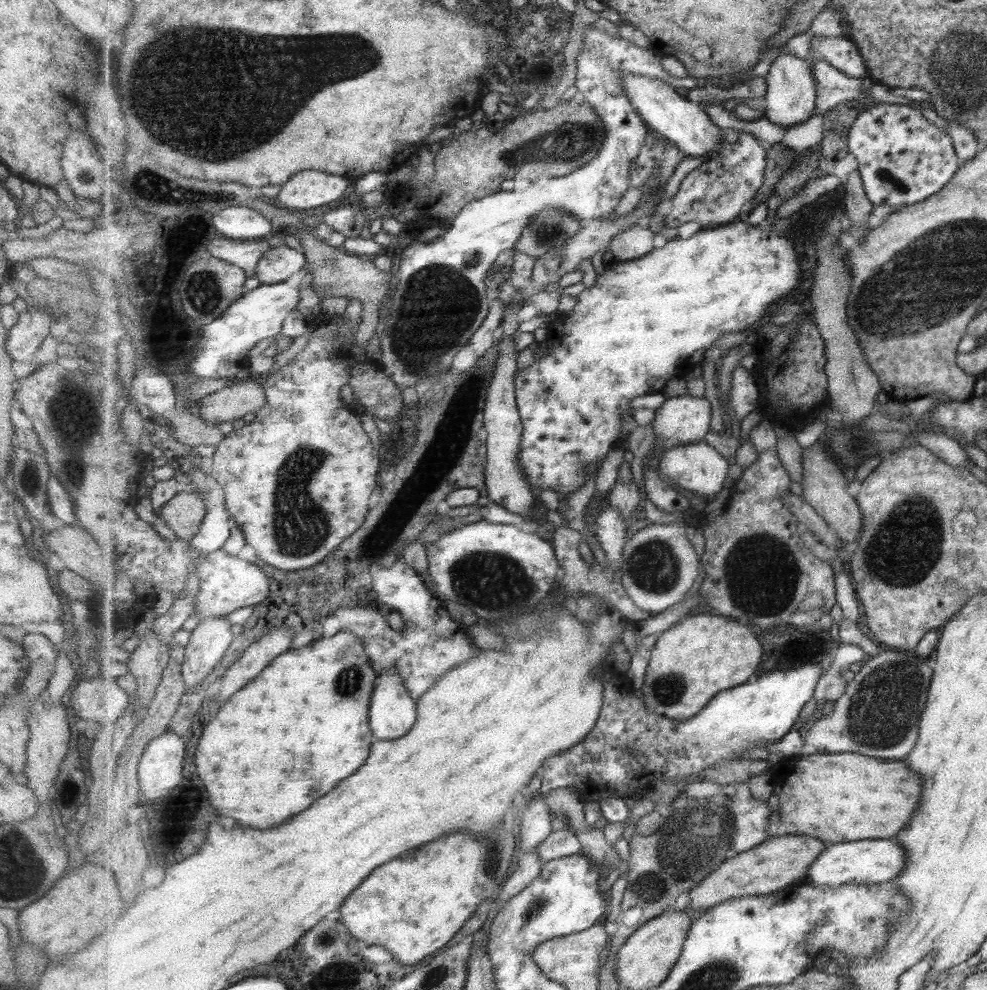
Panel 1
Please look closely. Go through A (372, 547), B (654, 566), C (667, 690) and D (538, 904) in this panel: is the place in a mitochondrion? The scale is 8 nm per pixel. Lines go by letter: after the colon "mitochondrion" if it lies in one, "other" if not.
A: other
B: mitochondrion
C: mitochondrion
D: mitochondrion

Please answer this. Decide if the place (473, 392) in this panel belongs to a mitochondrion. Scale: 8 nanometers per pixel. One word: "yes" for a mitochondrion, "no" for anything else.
yes

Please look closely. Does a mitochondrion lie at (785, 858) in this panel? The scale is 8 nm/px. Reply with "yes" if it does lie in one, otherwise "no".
no

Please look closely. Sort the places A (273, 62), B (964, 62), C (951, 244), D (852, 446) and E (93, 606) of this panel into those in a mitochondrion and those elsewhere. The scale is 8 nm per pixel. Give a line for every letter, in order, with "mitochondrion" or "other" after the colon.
A: mitochondrion
B: mitochondrion
C: mitochondrion
D: mitochondrion
E: other

